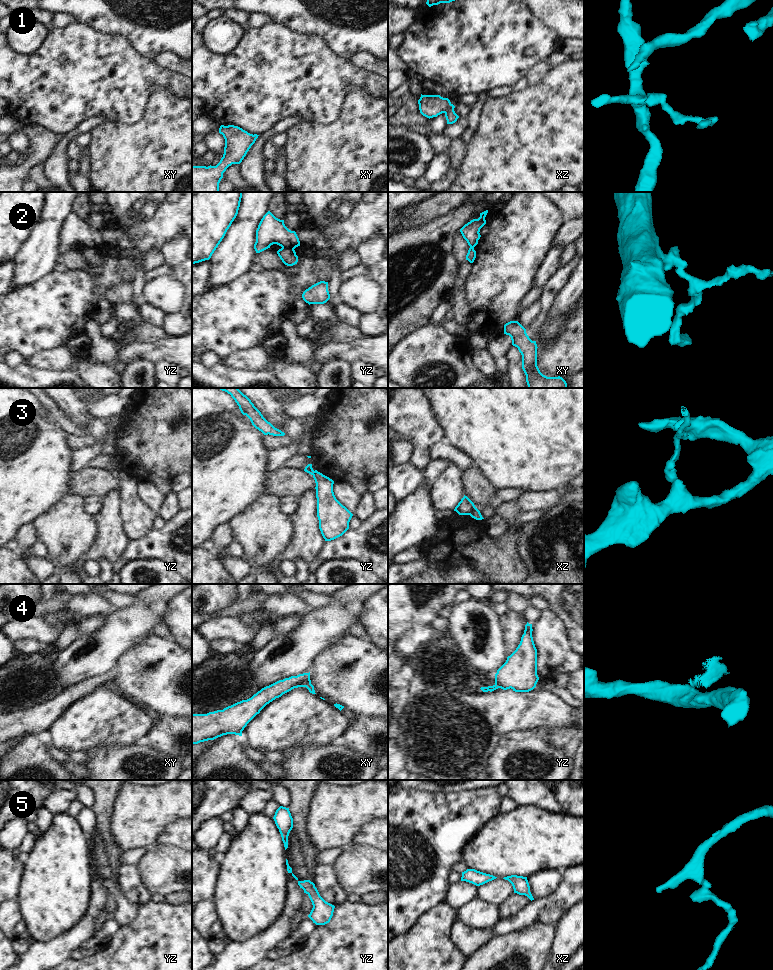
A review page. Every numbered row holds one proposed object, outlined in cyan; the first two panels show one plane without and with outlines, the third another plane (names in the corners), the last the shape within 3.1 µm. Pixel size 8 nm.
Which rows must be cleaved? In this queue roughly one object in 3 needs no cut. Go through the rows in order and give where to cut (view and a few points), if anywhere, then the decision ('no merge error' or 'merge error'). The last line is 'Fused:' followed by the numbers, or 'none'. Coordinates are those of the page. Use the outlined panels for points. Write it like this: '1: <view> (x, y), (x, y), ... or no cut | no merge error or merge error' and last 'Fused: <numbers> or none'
1: no cut | no merge error
2: yz (282, 246), (293, 249) | merge error
3: xz (476, 508), (469, 514) | merge error
4: xy (310, 682), (305, 686) | merge error
5: no cut | no merge error
Fused: 2, 3, 4

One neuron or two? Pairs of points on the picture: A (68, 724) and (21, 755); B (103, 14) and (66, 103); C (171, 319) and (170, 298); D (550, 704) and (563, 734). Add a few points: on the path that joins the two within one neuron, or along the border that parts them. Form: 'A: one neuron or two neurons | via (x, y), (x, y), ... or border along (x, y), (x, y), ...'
A: two neurons | border along (45, 736), (51, 746)
B: two neurons | border along (76, 21), (87, 24), (104, 33), (120, 35)
C: two neurons | border along (165, 312), (178, 313)
D: two neurons | border along (573, 725), (549, 730)

